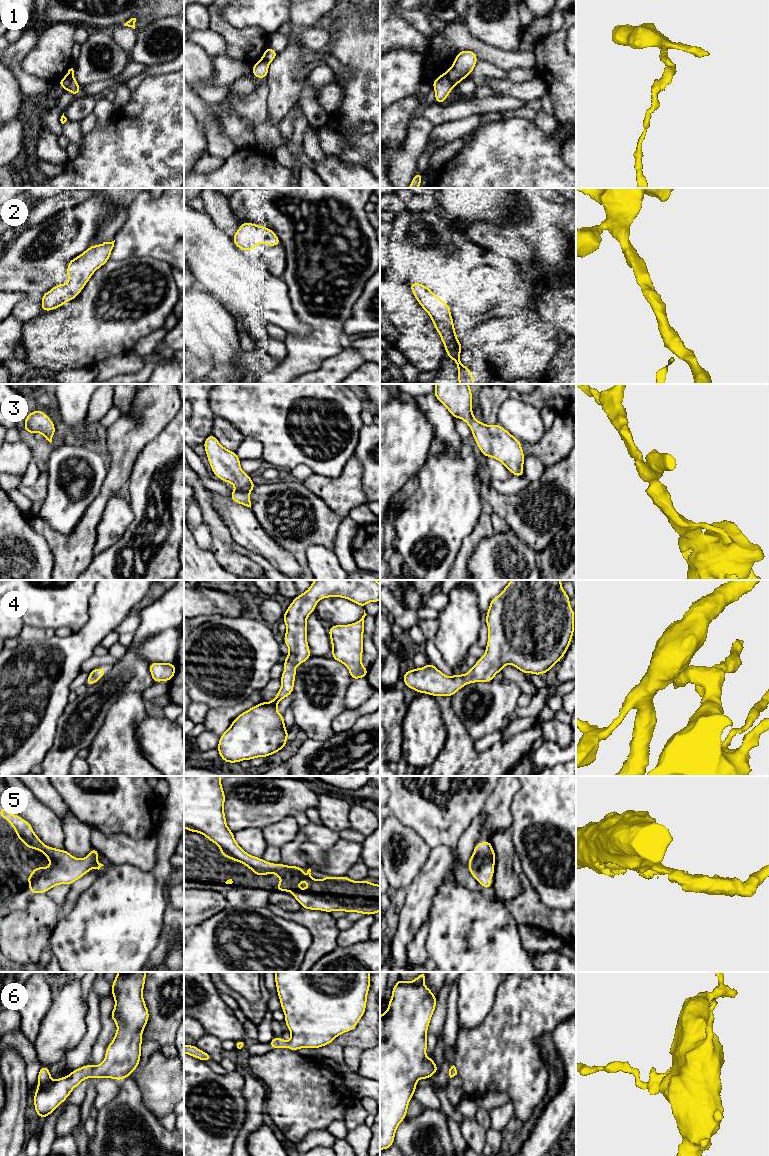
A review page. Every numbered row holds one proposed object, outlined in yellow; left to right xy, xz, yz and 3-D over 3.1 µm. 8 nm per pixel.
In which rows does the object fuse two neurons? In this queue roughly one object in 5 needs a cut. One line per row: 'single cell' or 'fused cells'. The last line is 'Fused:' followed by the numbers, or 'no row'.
1: fused cells
2: single cell
3: single cell
4: single cell
5: single cell
6: single cell
Fused: 1

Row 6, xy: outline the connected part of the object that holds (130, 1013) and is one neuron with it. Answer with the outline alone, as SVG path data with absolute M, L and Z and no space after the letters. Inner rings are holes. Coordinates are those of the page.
M146 972L117 973L111 989L115 1006L110 1014L117 1024L117 1031L106 1048L102 1063L85 1065L55 1081L51 1080L49 1067L41 1066L34 1107L42 1120L53 1113L83 1080L92 1077L121 1081L136 1070L141 1059L142 1033L149 1020L143 998L145 980Z

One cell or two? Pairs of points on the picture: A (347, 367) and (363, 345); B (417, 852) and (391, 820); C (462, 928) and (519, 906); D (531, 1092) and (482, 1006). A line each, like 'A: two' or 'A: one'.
A: two
B: one
C: two
D: two

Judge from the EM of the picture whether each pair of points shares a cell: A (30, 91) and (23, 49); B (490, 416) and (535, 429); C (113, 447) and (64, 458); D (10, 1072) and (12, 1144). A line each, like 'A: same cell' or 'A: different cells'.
A: same cell
B: different cells
C: different cells
D: same cell

